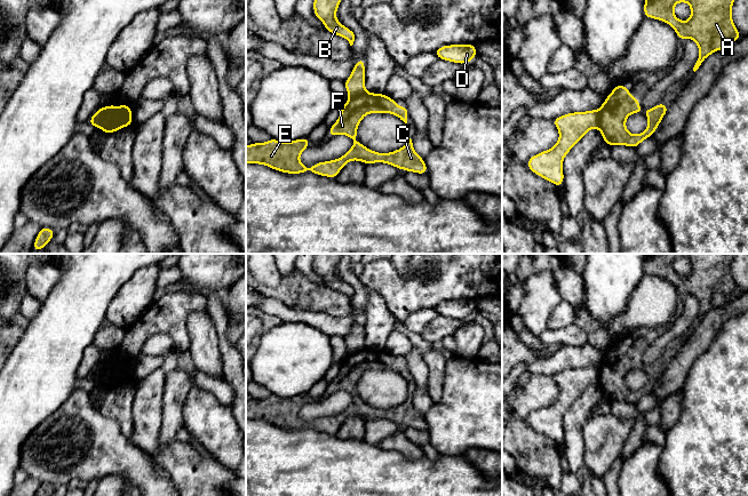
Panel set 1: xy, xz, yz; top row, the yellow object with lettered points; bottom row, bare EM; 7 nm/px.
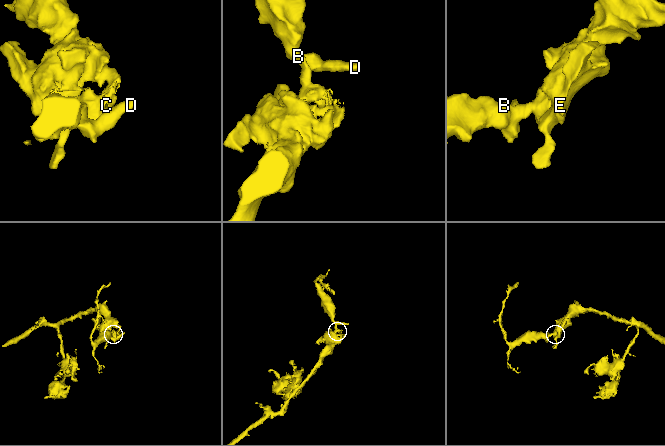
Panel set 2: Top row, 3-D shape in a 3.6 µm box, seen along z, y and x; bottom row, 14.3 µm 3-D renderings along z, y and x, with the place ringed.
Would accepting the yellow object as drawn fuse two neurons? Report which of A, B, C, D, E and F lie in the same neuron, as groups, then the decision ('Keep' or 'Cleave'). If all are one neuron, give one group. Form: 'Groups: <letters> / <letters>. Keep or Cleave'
Groups: A C E F / B D. Cleave

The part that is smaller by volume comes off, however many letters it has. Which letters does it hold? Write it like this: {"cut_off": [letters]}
{"cut_off": ["B", "D"]}

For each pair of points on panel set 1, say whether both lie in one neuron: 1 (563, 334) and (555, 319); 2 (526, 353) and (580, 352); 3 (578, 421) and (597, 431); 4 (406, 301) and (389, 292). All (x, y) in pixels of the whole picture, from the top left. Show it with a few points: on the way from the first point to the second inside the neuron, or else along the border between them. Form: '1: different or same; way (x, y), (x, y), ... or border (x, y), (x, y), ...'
1: different; border (572, 324), (556, 329), (547, 328)
2: different; border (534, 358), (527, 365)
3: different; border (588, 418), (582, 428), (583, 452)
4: same; way (402, 296), (394, 292)

